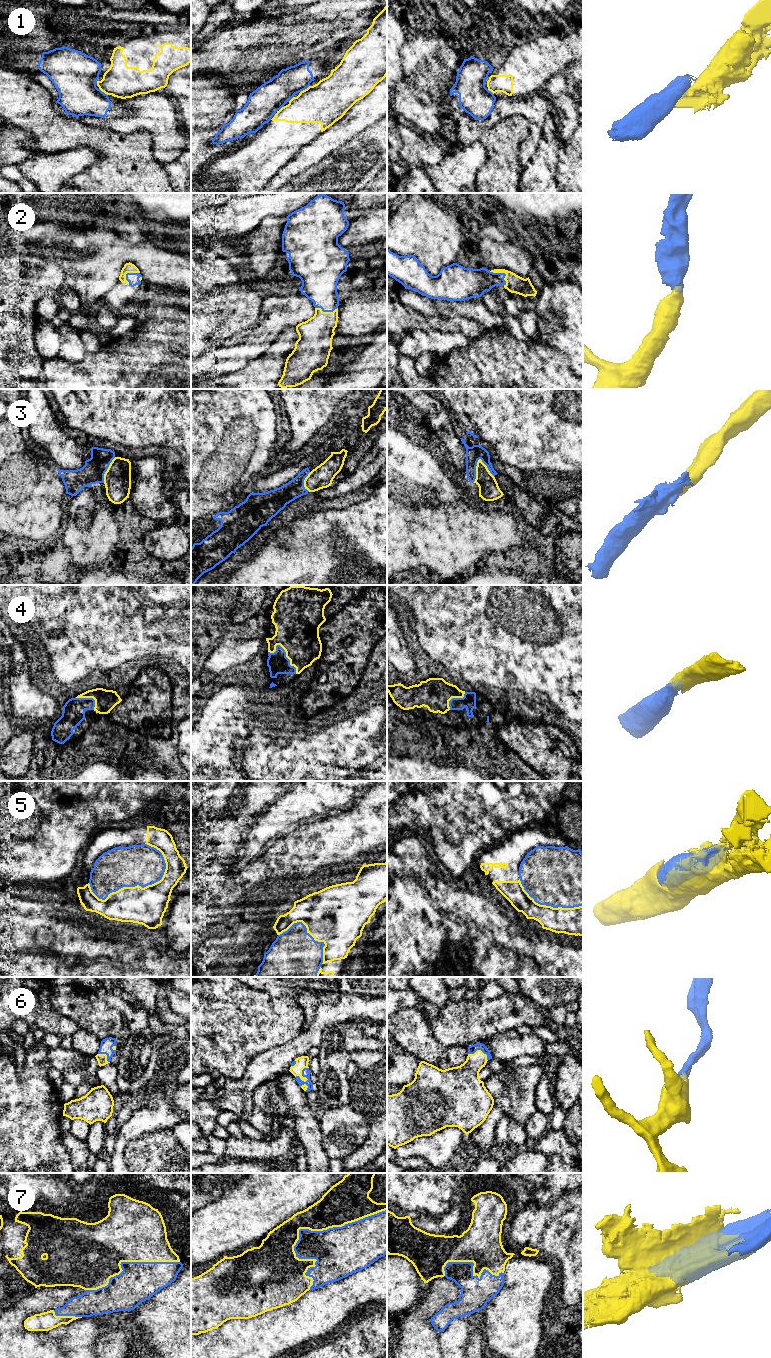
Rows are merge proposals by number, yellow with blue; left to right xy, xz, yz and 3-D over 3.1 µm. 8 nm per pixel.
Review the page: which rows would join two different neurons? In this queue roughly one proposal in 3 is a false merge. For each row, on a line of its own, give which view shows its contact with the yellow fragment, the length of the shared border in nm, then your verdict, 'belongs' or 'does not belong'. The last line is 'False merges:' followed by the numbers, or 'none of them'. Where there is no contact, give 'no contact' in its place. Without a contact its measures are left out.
1: meets yellow in xz; contact 100 nm long; does not belong
2: meets yellow in yz; contact 180 nm long; belongs
3: meets yellow in yz; contact 200 nm long; belongs
4: meets yellow in xz; contact 300 nm long; belongs
5: meets yellow in xy; contact 650 nm long; belongs
6: meets yellow in xz; contact 200 nm long; belongs
7: meets yellow in xz; contact 900 nm long; belongs
False merges: 1

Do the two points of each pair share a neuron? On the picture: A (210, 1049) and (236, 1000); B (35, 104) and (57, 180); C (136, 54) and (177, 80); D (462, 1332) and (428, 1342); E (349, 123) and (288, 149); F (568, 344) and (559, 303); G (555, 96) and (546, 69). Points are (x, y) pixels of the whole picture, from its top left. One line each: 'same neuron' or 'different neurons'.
A: same neuron
B: different neurons
C: different neurons
D: different neurons
E: different neurons
F: same neuron
G: different neurons

